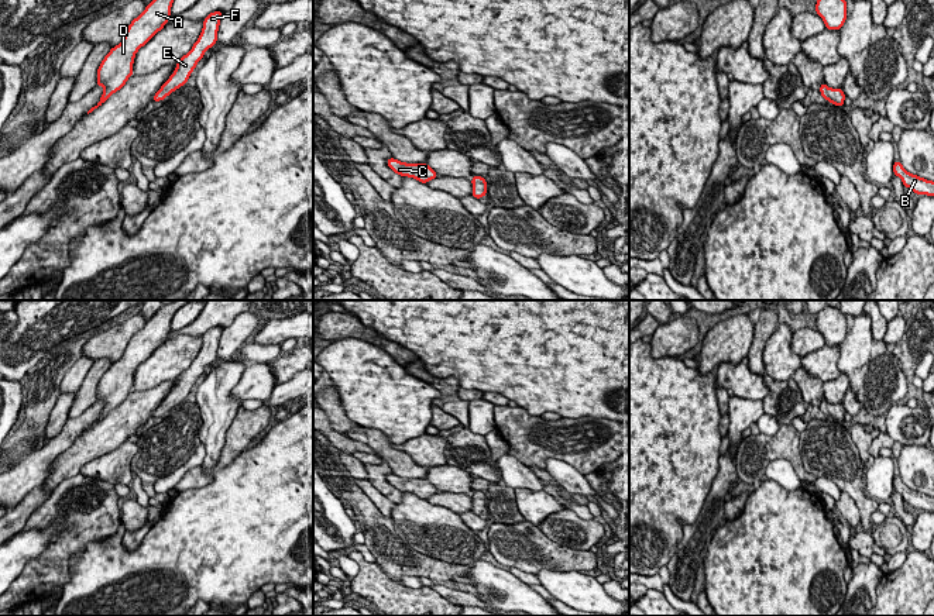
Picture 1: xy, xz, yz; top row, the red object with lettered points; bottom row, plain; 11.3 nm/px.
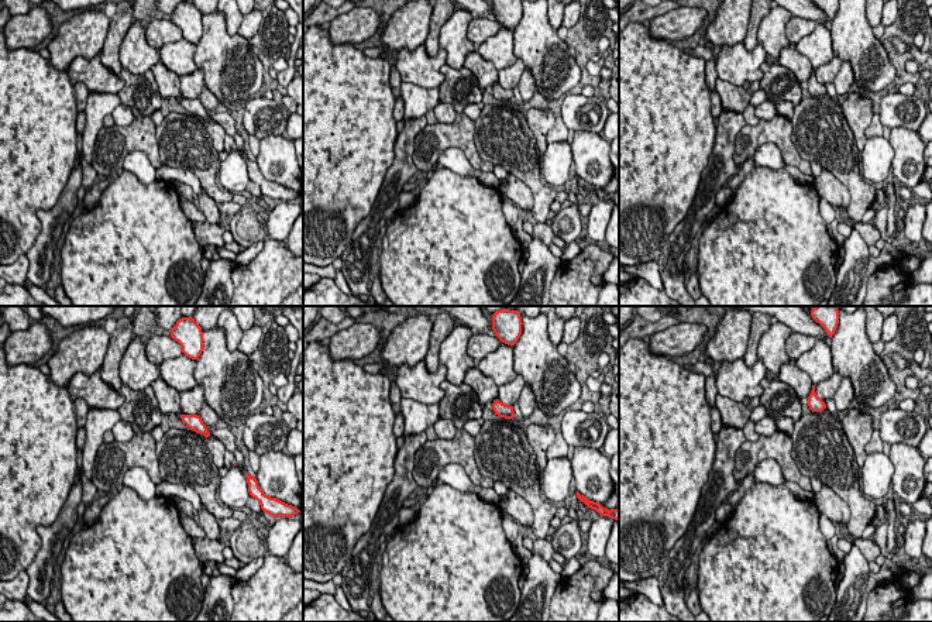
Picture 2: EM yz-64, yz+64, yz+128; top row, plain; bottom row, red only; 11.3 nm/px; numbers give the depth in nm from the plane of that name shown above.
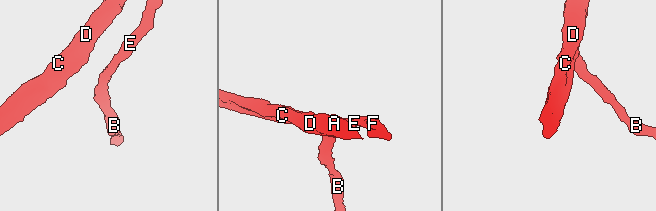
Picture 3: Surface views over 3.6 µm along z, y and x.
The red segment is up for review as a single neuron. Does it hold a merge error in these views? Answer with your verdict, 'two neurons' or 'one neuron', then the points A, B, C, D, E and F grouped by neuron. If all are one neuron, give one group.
one neuron; A B C D E F

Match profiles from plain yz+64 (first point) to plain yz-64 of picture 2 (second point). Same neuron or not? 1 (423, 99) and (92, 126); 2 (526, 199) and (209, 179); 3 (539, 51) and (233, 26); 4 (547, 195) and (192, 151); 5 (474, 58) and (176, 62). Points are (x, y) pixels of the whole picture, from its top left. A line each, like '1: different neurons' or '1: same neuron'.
1: same neuron
2: different neurons
3: different neurons
4: same neuron
5: different neurons

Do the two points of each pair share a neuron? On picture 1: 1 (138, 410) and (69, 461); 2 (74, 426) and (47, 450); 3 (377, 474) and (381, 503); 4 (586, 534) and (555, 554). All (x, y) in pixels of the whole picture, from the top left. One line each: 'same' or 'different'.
1: same
2: same
3: same
4: different

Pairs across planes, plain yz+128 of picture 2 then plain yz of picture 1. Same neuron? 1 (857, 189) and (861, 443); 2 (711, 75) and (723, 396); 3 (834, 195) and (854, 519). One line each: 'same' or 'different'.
1: different
2: same
3: same

